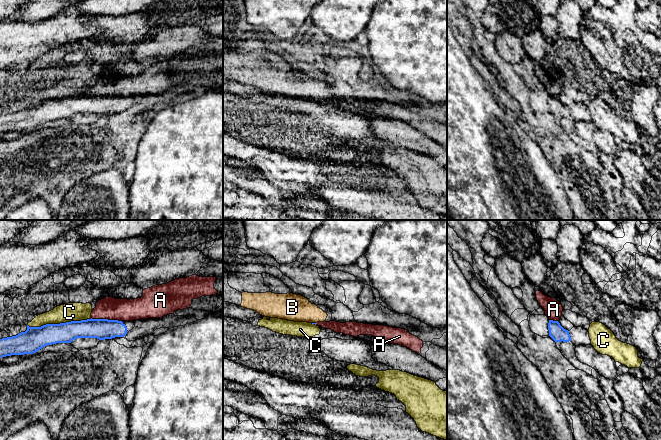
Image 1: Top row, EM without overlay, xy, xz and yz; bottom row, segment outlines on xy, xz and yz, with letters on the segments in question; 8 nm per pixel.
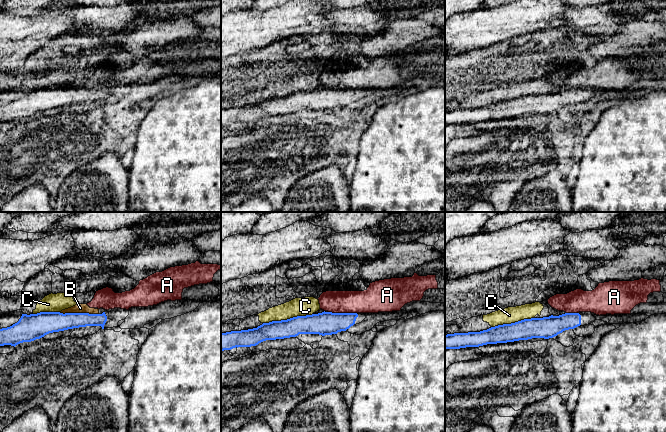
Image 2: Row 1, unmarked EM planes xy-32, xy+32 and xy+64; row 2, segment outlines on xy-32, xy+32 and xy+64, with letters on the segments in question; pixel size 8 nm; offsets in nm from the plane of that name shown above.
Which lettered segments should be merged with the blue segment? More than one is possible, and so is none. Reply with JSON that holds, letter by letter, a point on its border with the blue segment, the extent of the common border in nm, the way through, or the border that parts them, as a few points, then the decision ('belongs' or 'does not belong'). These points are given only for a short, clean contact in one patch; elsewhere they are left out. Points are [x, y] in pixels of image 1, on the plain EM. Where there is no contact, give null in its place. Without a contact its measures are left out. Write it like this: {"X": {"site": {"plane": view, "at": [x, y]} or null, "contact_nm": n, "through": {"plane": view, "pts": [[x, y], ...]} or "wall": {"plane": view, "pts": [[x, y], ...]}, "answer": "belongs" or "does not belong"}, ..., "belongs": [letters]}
{"A": {"site": {"plane": "xy", "at": [106, 95]}, "contact_nm": 260, "wall": {"plane": "xy", "pts": [[91, 93], [121, 97]]}, "answer": "does not belong"}, "B": {"site": {"plane": "xz", "at": [314, 99]}, "contact_nm": 30, "answer": "does not belong"}, "C": {"site": {"plane": "xy", "at": [60, 99]}, "contact_nm": 500, "answer": "does not belong"}, "belongs": []}

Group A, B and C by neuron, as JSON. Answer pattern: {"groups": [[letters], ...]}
{"groups": [["A", "B"], ["C"]]}

